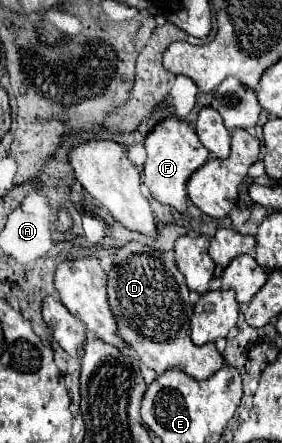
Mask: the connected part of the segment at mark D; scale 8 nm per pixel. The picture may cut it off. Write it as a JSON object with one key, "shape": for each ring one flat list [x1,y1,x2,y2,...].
{"shape":[[127,243,115,253,115,265,113,271,109,273,107,289,109,289,109,305,117,319,119,335,135,349,139,361,149,369,153,369,157,375,177,367,185,371,189,377,203,381,223,367,225,361,213,343,197,347,189,337,189,319,193,315,193,307,189,305,189,289,185,285,185,277,181,275,181,271,177,269,175,261,169,255,141,243]]}

